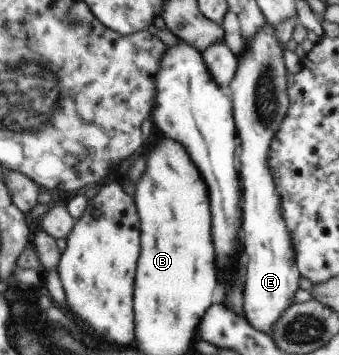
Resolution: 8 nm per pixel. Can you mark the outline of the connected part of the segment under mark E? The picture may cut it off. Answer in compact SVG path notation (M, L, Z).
M265 24L246 40L246 46L238 56L234 76L228 83L239 136L236 159L246 212L246 274L242 288L242 314L252 328L268 336L272 332L272 322L277 324L281 314L292 305L292 294L298 288L299 271L296 270L293 242L290 242L289 230L286 230L282 220L281 195L274 186L273 174L268 170L270 142L273 142L286 110L289 110L282 52L284 46L274 36L272 27Z

